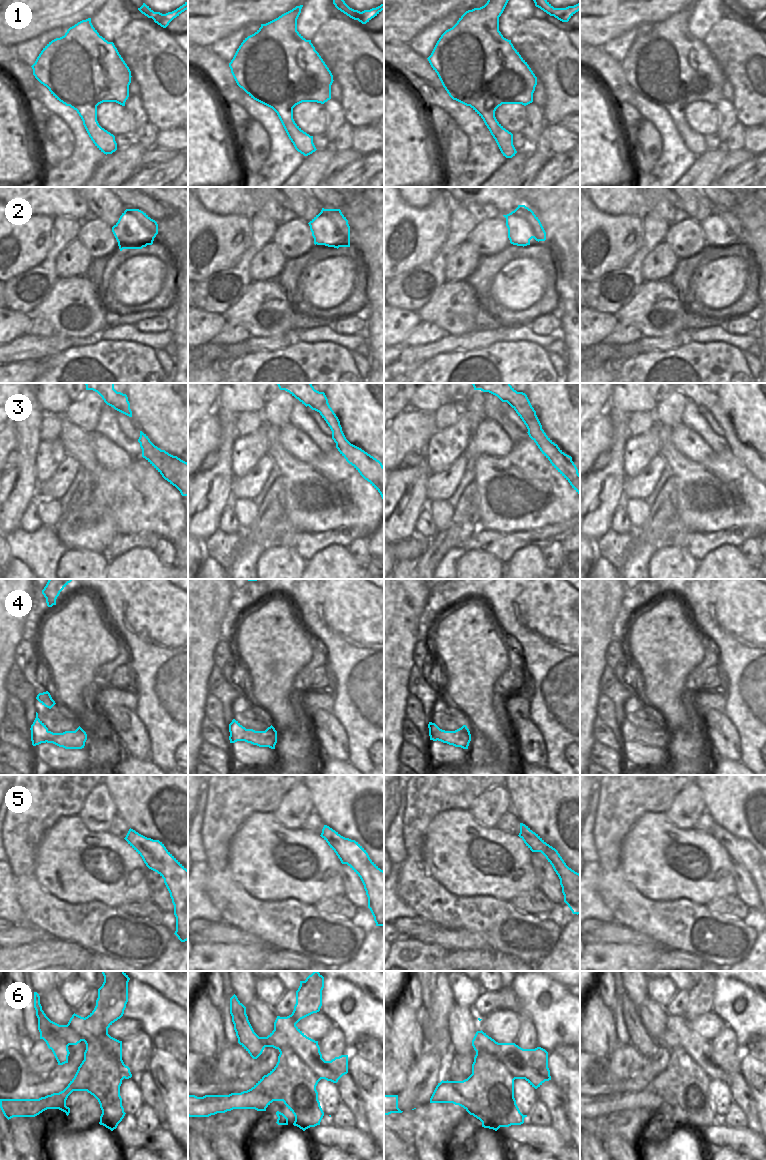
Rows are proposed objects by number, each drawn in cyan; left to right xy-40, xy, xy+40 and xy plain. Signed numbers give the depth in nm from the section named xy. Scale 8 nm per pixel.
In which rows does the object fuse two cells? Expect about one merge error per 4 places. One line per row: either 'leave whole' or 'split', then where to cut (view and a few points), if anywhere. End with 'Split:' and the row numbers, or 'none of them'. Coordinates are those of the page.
1: split | xy+40 (514, 48), (501, 58), (507, 80), (487, 88), (489, 108)
2: leave whole | no cut
3: leave whole | no cut
4: split | xy+40 (441, 729), (430, 739)
5: leave whole | no cut
6: split | xy+40 (511, 1043), (504, 1049), (511, 1054), (518, 1078)
Split: 1, 4, 6

